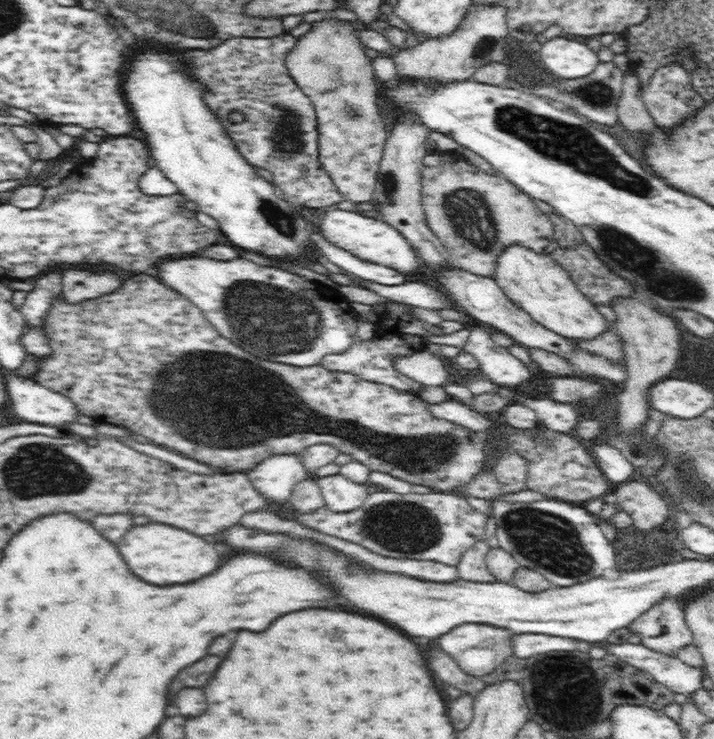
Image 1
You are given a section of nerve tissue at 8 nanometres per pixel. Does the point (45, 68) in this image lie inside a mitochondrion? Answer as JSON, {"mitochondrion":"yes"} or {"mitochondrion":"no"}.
{"mitochondrion":"no"}

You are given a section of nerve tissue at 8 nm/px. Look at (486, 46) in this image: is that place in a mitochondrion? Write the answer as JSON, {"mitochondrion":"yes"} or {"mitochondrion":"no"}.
{"mitochondrion":"yes"}

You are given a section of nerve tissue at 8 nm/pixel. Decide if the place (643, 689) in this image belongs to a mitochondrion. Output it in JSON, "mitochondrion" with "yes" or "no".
{"mitochondrion":"no"}

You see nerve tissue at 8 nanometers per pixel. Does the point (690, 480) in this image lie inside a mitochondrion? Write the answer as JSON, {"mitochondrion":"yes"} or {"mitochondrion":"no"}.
{"mitochondrion":"yes"}

